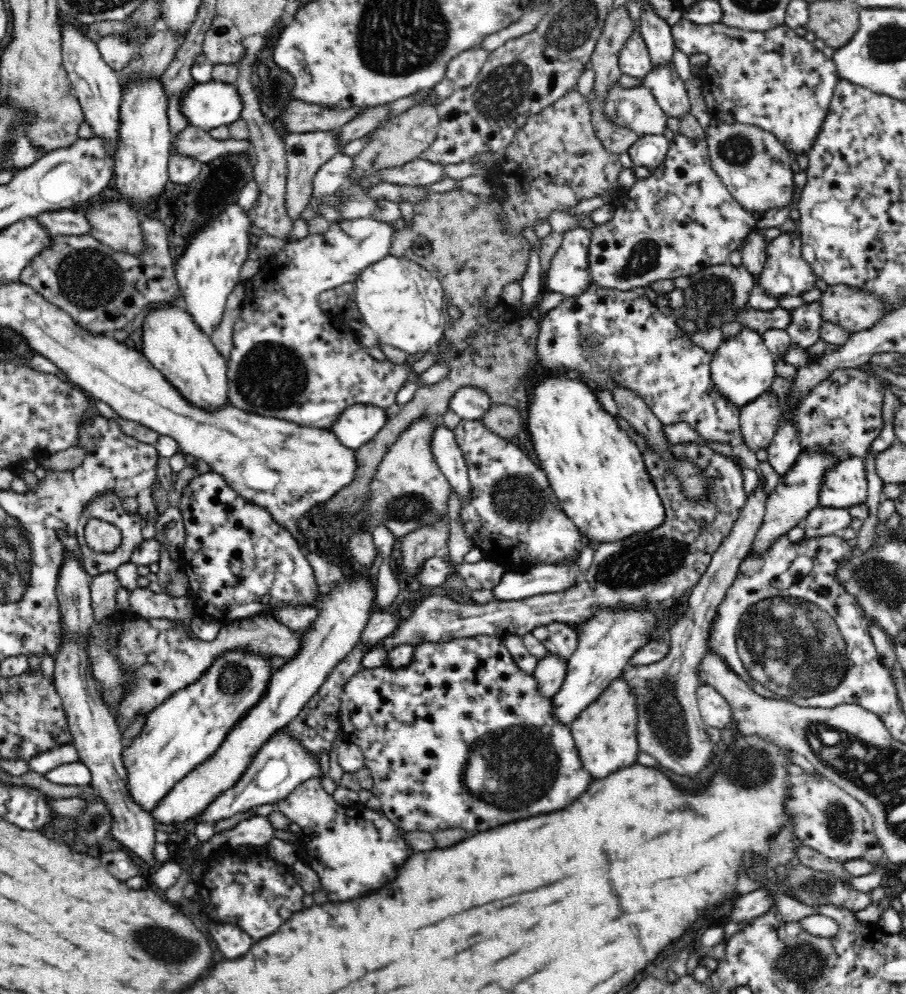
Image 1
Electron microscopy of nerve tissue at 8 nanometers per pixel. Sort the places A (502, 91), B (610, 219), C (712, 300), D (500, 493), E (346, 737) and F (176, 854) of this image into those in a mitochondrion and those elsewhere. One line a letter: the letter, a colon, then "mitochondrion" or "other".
A: mitochondrion
B: other
C: mitochondrion
D: mitochondrion
E: other
F: other

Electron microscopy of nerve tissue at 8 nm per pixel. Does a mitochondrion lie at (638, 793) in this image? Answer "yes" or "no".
no

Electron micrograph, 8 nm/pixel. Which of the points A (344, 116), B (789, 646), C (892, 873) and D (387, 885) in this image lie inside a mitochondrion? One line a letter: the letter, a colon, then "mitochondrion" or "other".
A: other
B: mitochondrion
C: other
D: other

